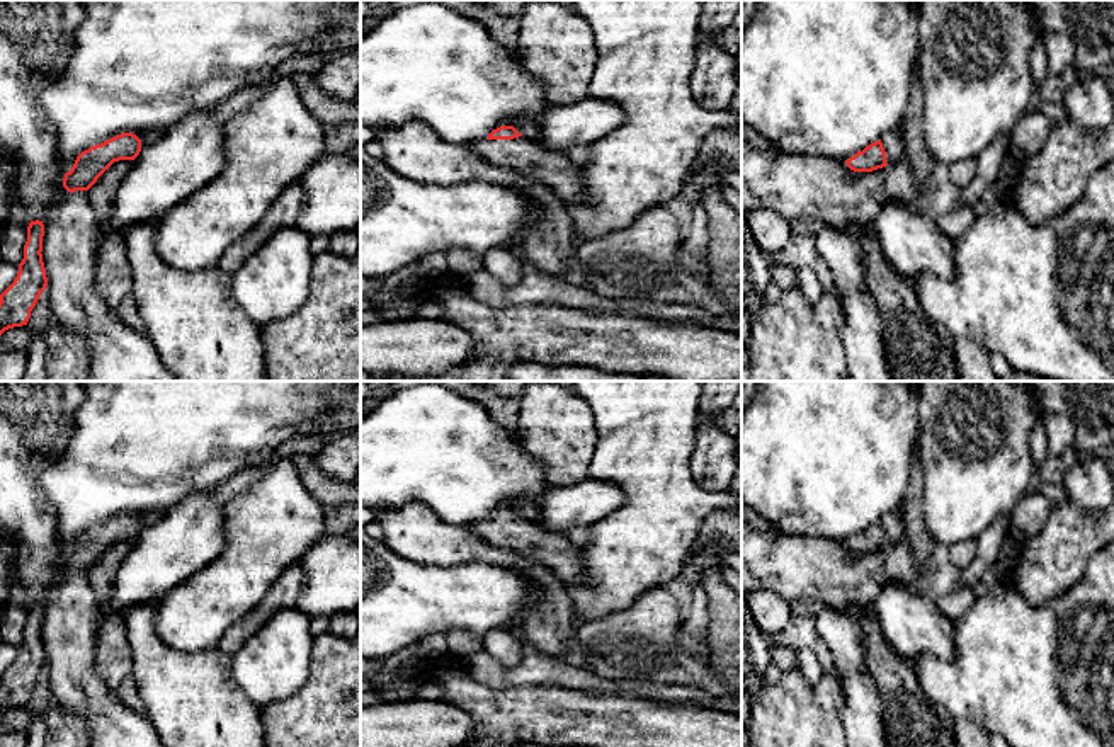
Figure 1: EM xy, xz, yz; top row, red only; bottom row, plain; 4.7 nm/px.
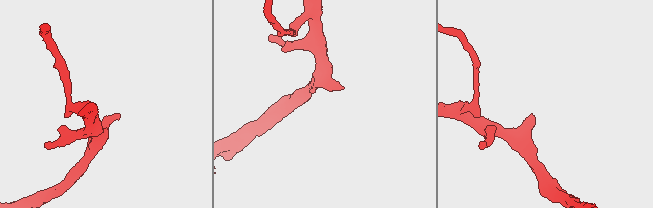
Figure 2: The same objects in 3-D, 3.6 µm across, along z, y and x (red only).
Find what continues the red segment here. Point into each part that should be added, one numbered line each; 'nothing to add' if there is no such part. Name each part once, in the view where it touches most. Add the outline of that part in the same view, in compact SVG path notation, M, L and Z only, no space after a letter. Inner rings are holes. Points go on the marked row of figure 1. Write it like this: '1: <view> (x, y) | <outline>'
1: xz (553, 169) | M519 136L514 140L485 140L471 146L485 162L512 168L546 187L566 204L585 202L582 167L566 153L539 146L534 140Z

